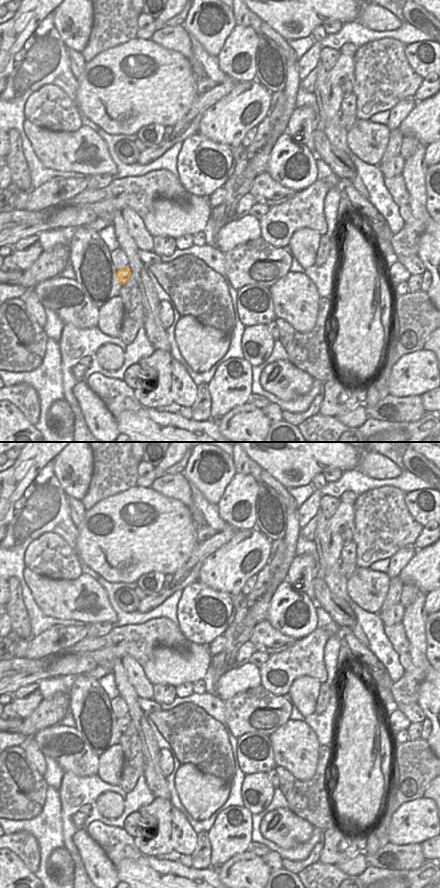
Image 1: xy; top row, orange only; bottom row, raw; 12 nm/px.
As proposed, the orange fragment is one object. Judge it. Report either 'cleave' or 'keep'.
keep

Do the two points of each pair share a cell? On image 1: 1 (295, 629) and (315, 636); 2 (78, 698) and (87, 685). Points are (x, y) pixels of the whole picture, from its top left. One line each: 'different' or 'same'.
1: different
2: same

